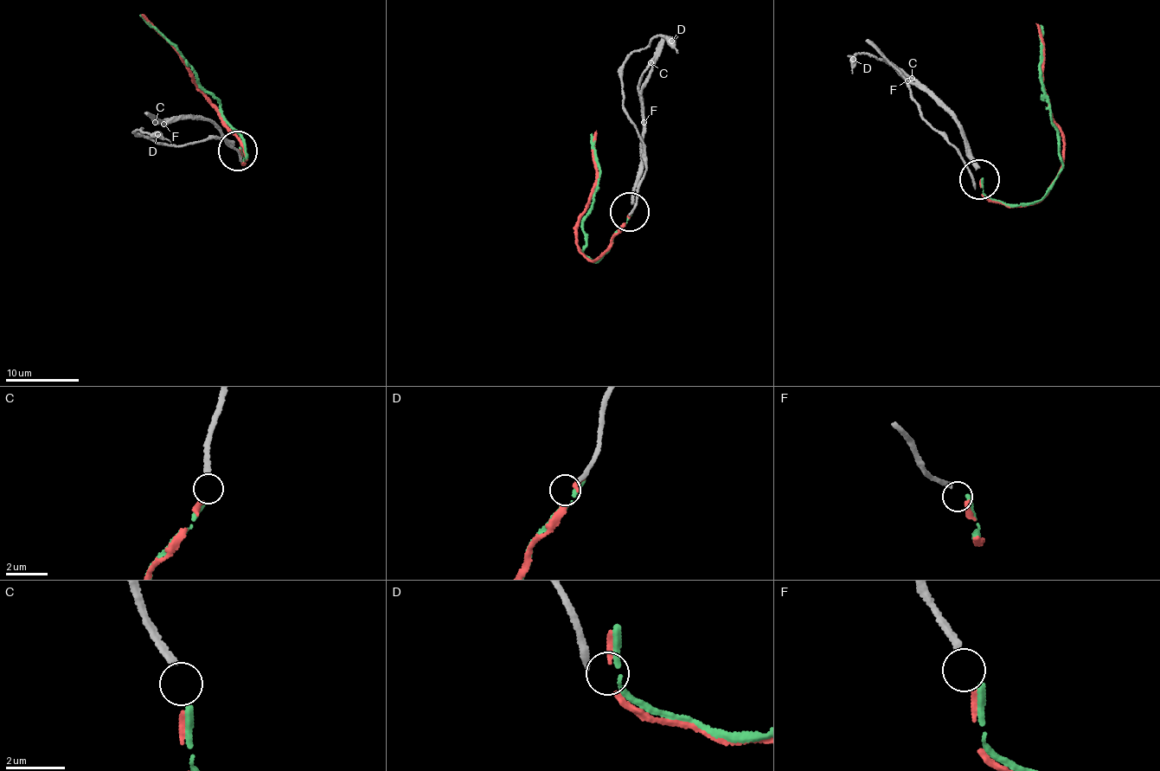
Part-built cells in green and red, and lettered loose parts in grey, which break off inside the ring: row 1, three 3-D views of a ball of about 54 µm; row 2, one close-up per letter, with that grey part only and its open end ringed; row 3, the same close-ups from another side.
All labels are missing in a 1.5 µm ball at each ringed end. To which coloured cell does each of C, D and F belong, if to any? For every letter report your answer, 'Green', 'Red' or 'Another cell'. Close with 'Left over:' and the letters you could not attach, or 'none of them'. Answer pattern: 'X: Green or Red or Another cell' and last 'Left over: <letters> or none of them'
C: Green
D: Another cell
F: Red
Left over: D

